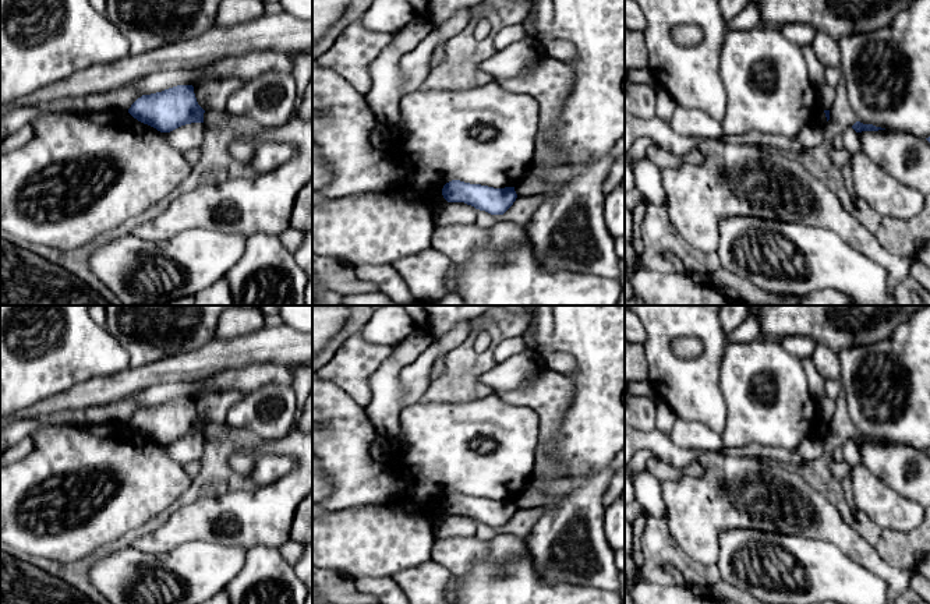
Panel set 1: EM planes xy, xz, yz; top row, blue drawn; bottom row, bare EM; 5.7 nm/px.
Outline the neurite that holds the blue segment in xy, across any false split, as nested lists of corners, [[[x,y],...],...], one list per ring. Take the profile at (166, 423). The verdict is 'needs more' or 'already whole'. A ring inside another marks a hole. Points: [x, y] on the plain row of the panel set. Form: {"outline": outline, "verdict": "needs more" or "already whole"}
{"outline": [[[177,398],[142,407],[128,425],[160,445],[170,445],[185,437],[204,435],[205,423],[198,417],[192,398]]], "verdict": "already whole"}

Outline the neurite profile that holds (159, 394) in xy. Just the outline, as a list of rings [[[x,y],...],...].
[[[181,381],[176,384],[159,384],[149,386],[146,389],[138,391],[137,393],[128,396],[127,399],[141,402],[144,405],[162,405],[165,402],[177,398],[192,398],[208,393],[208,388],[199,381]]]

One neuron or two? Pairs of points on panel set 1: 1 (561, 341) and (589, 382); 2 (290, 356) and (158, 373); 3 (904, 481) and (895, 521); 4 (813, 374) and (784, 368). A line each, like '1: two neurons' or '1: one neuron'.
1: one neuron
2: one neuron
3: two neurons
4: two neurons

